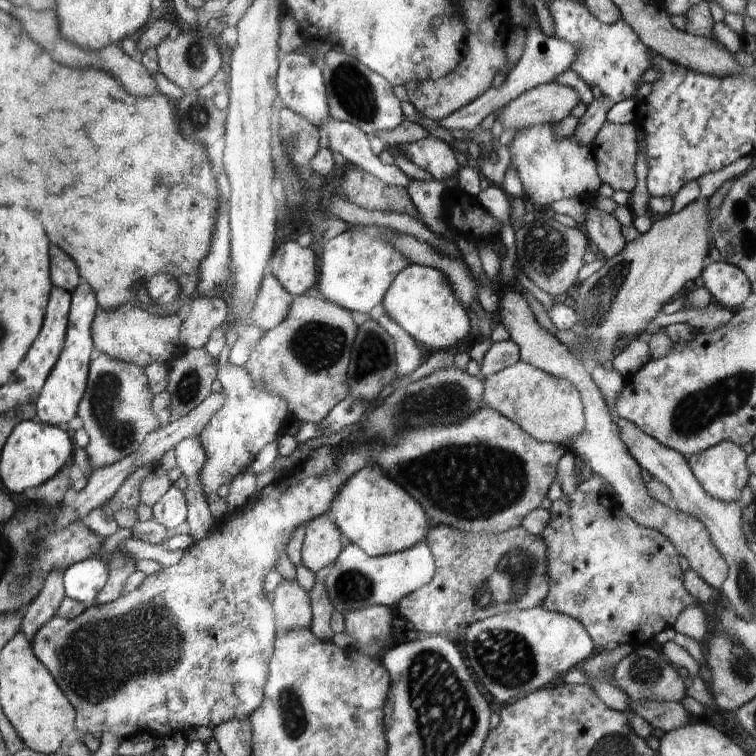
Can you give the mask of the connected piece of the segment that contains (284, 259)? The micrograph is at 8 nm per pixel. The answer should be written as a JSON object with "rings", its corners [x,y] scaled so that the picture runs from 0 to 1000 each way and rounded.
{"rings":[[[392,319],[376,320],[361,333],[353,358],[386,390],[401,390],[419,373],[415,328],[397,325]]]}

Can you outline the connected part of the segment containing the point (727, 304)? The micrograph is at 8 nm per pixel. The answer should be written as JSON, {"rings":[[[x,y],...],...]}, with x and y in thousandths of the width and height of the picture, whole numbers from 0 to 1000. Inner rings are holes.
{"rings":[[[956,344],[935,347],[925,374],[939,386],[943,401],[960,409],[976,407],[995,388],[987,362]]]}

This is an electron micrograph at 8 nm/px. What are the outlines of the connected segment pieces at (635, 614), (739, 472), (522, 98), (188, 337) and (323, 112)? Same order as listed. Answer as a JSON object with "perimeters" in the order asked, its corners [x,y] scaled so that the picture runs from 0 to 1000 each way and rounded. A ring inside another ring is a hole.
{"perimeters":[[[[759,649],[750,656],[742,656],[738,661],[734,661],[730,671],[726,673],[728,688],[721,696],[718,705],[714,708],[721,714],[724,722],[724,747],[726,759],[726,784],[722,791],[714,799],[721,806],[735,808],[737,811],[749,812],[753,816],[766,820],[772,831],[778,835],[780,844],[788,854],[790,860],[799,860],[800,854],[804,854],[807,849],[817,849],[821,852],[832,852],[839,854],[854,853],[861,851],[868,839],[876,836],[884,829],[890,829],[899,815],[901,807],[914,803],[915,799],[925,798],[907,779],[903,771],[903,757],[899,753],[898,730],[896,725],[874,705],[869,701],[861,700],[841,693],[820,669],[817,661],[811,656],[800,651],[782,651],[774,652],[769,649]]],[[[955,583],[926,601],[911,603],[909,612],[934,653],[938,653],[943,660],[958,664],[979,664],[979,651],[987,643],[992,630],[987,614],[988,606],[989,601],[983,591],[968,583]]],[[[722,110],[697,119],[659,148],[669,171],[698,171],[720,163],[738,164],[767,135],[765,122],[739,110]]],[[[262,393],[254,399],[250,418],[239,429],[237,442],[245,462],[270,463],[278,442],[288,433],[298,433],[303,406],[292,394]]],[[[396,67],[372,73],[364,107],[368,127],[376,142],[398,151],[418,167],[431,155],[437,155],[425,85],[419,77]]]]}

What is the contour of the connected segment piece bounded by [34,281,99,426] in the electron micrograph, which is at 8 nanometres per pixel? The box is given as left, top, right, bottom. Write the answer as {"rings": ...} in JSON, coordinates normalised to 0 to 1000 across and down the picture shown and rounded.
{"rings":[[[111,372],[108,377],[94,388],[94,409],[90,417],[90,434],[87,435],[86,451],[82,466],[66,491],[52,526],[48,529],[46,538],[49,552],[57,560],[77,563],[87,561],[101,550],[101,542],[104,542],[103,534],[107,534],[111,521],[114,521],[115,505],[118,500],[116,484],[122,466],[124,466],[124,454],[122,450],[122,427],[131,409],[122,380]]]}

